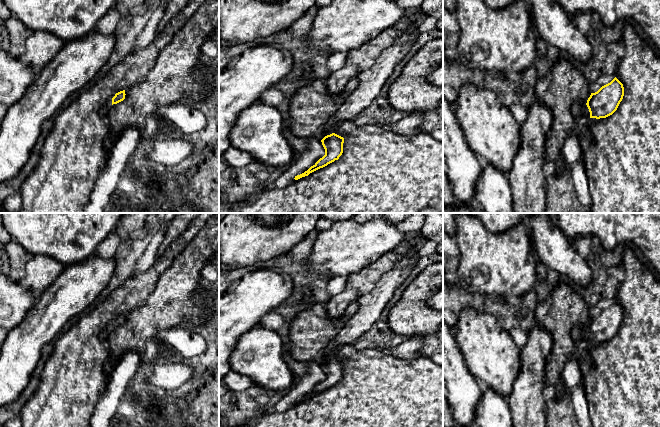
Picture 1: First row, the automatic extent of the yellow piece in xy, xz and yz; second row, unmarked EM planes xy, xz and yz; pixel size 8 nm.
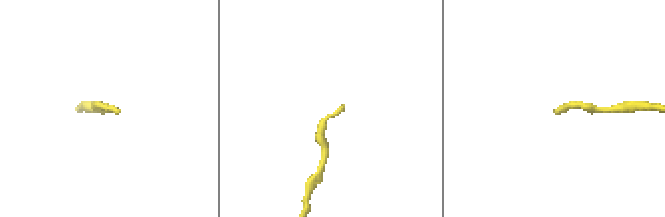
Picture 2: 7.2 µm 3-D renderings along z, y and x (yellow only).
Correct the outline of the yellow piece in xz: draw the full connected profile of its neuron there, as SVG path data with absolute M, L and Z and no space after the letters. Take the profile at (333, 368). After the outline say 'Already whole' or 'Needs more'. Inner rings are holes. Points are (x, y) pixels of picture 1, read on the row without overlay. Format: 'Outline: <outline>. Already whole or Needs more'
Outline: M420 232L405 233L404 243L409 244L415 251L400 259L391 270L383 274L371 292L357 300L358 310L324 350L326 360L321 366L325 373L325 379L307 395L295 400L295 404L308 400L339 383L343 377L344 362L335 358L333 353L344 345L354 345L379 319L387 303L393 298L417 263L420 257L418 251L426 242L427 239Z. Needs more

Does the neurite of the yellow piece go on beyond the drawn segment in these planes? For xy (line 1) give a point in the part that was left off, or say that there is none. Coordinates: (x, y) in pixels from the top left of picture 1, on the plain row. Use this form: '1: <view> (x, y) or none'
1: none

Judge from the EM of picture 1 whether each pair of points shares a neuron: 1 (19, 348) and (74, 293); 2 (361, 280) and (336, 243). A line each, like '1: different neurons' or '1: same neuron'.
1: same neuron
2: different neurons

